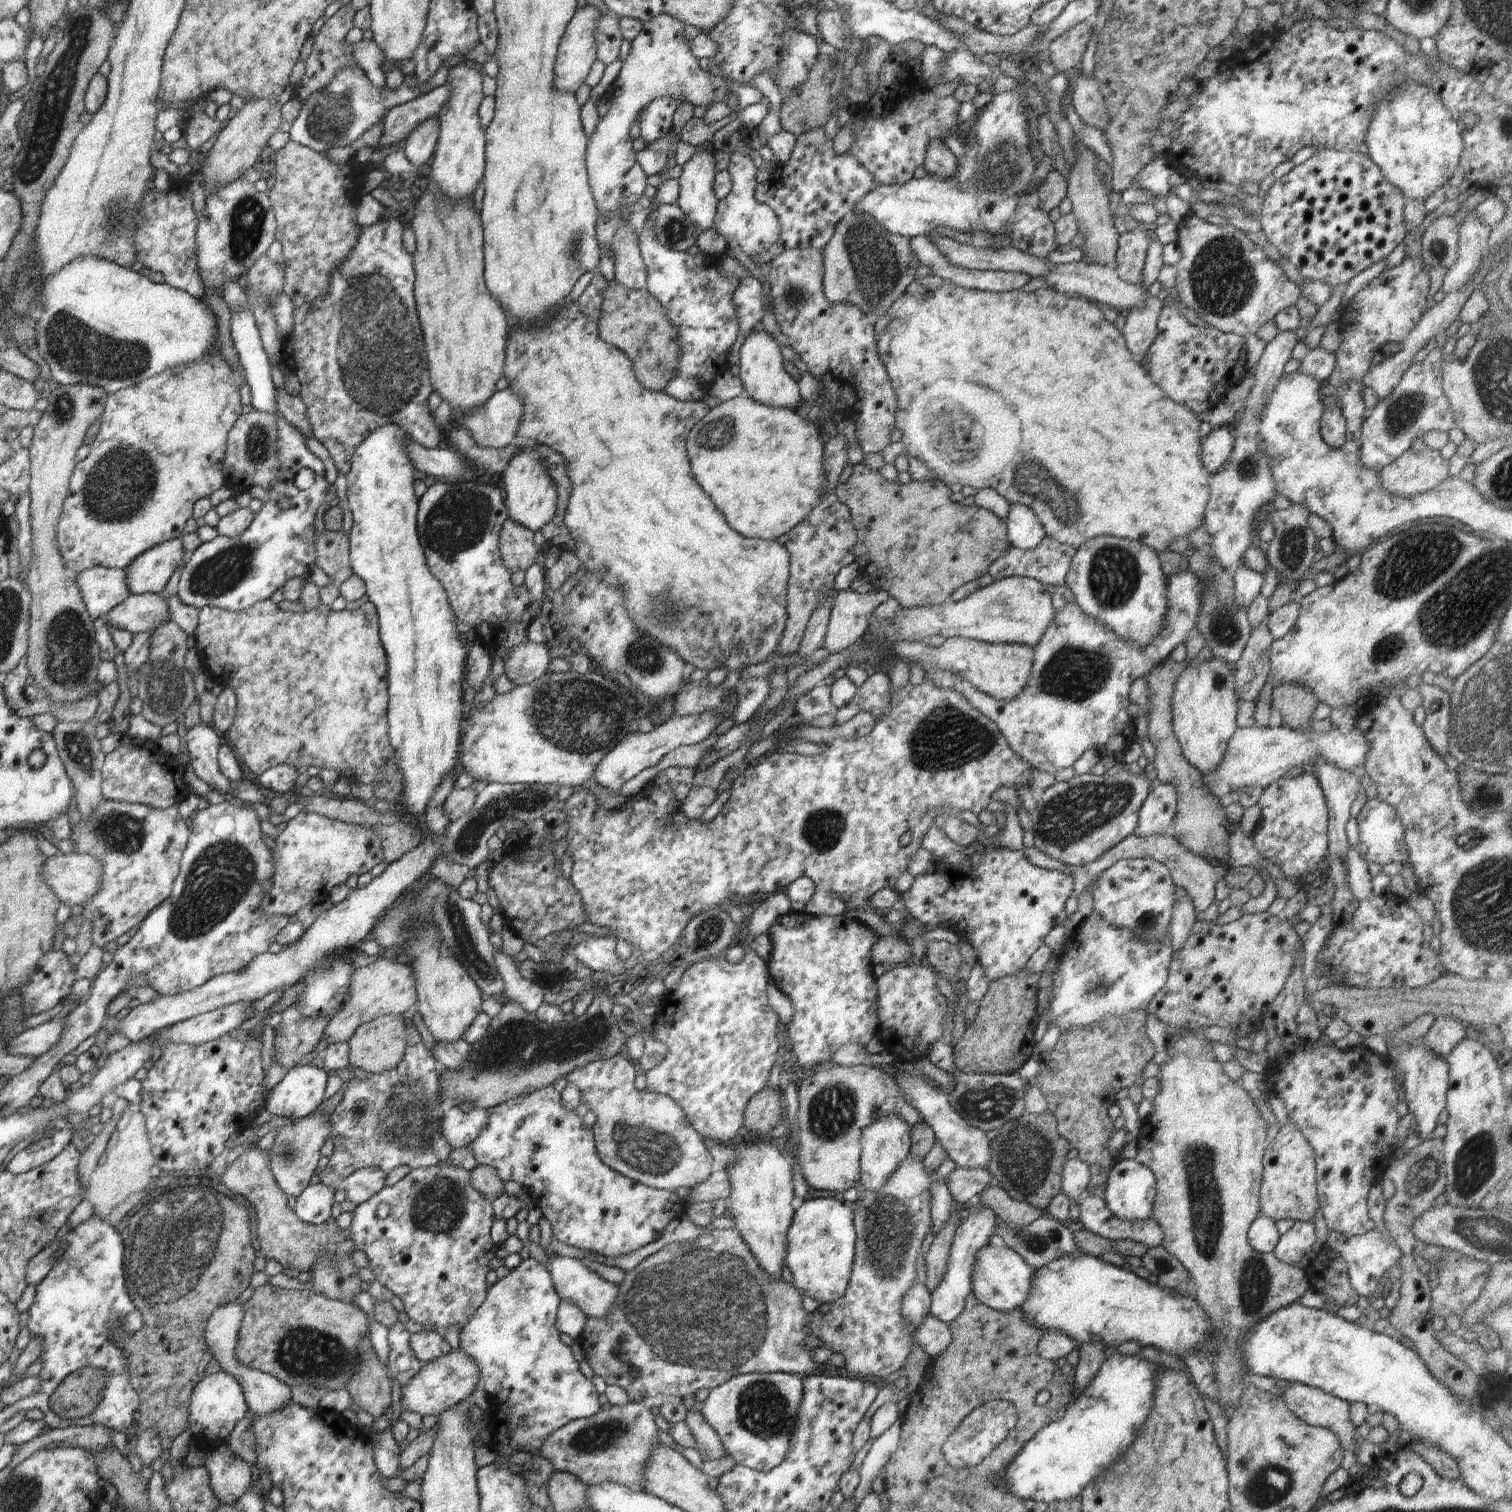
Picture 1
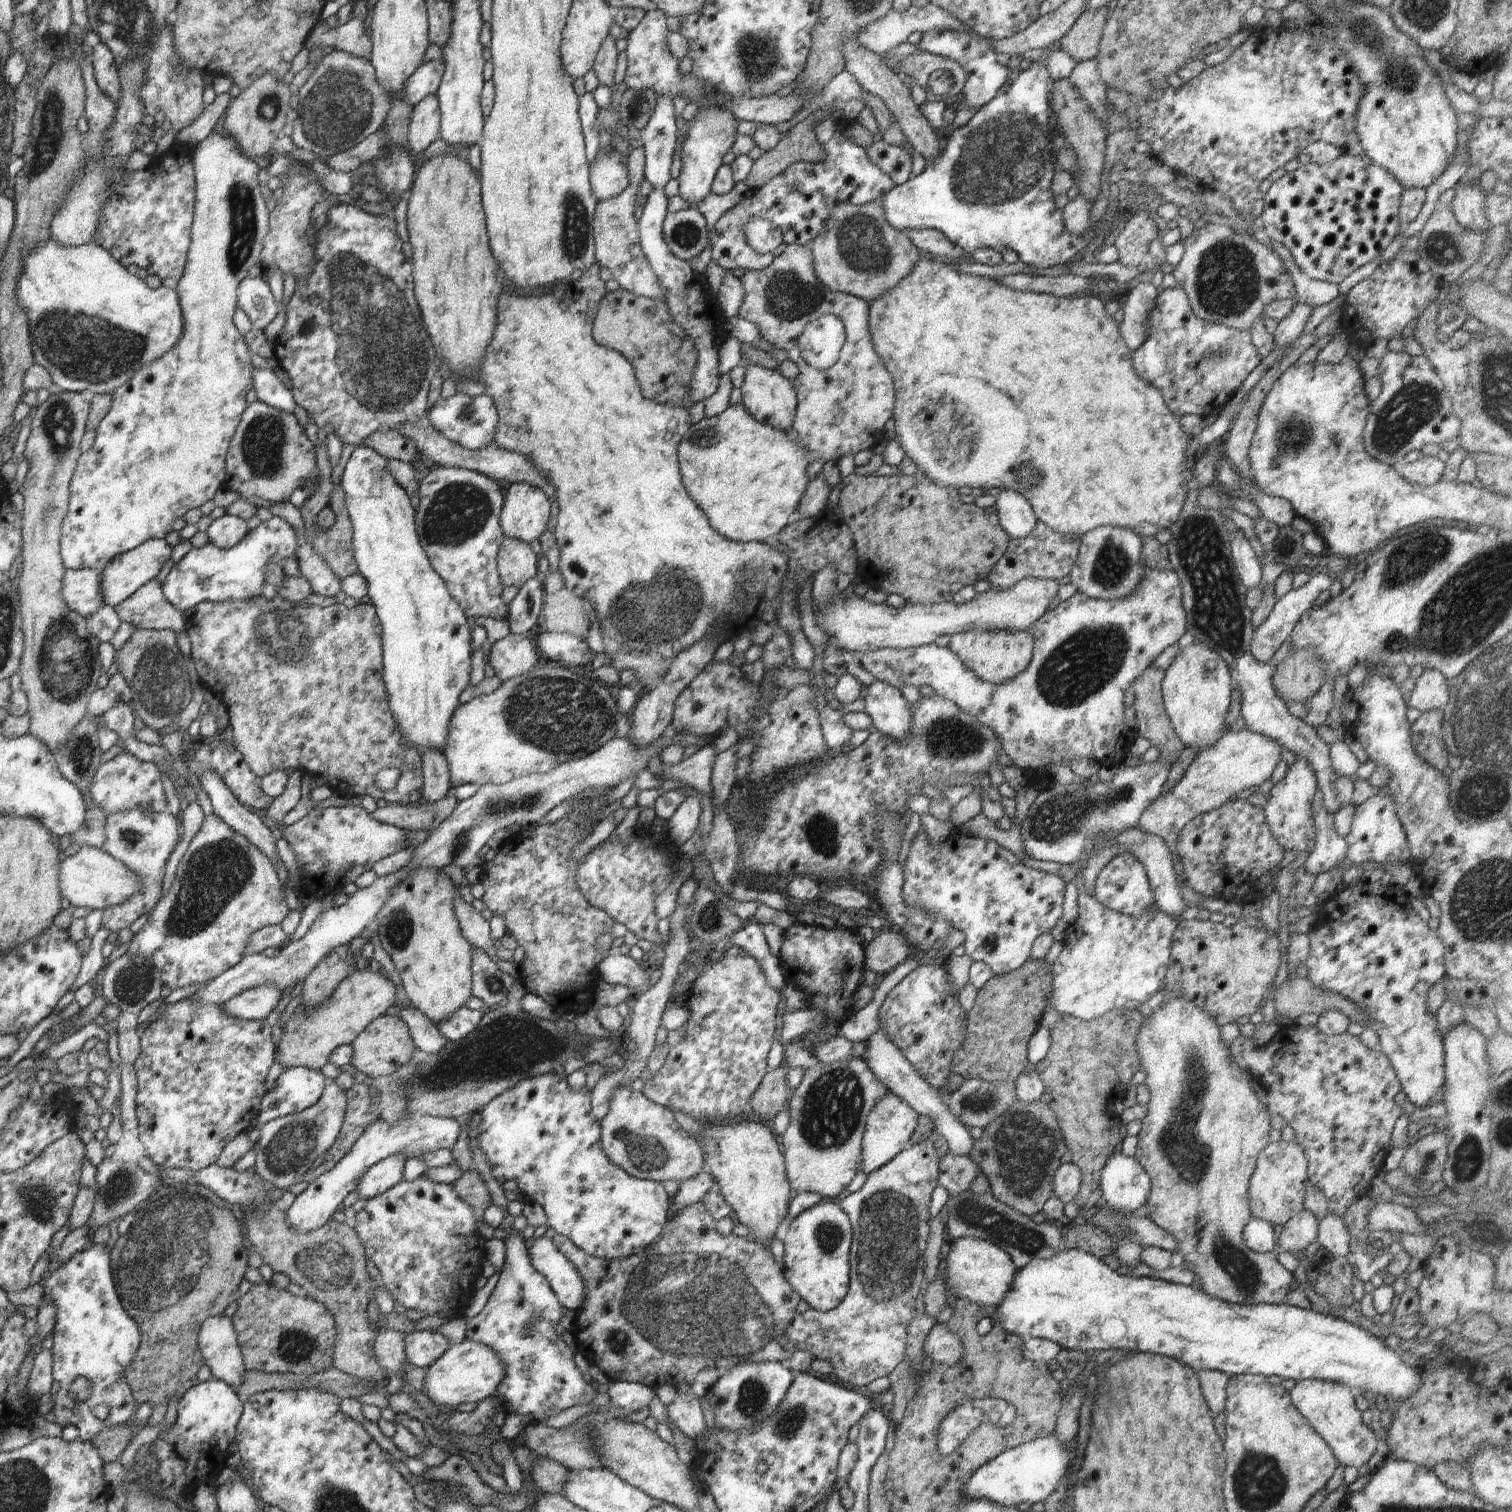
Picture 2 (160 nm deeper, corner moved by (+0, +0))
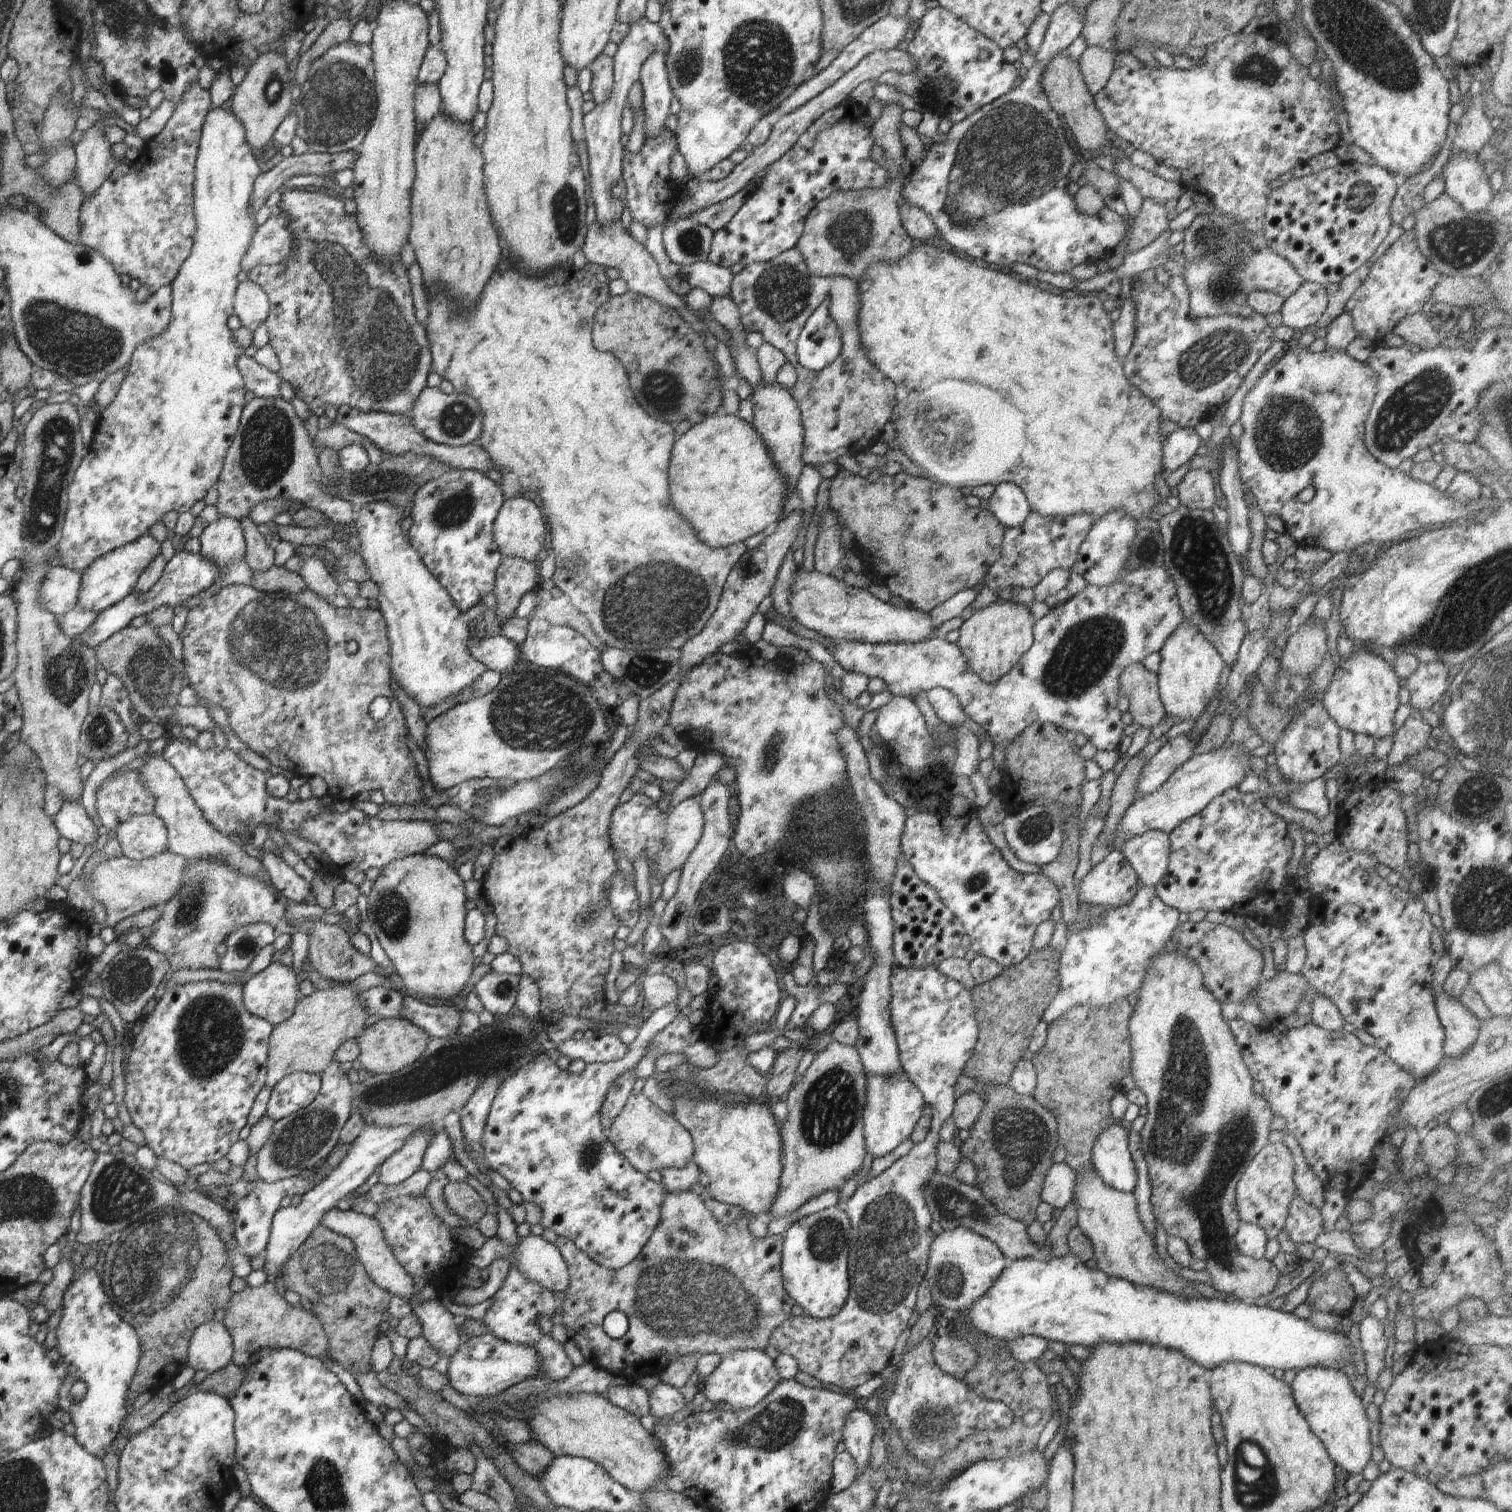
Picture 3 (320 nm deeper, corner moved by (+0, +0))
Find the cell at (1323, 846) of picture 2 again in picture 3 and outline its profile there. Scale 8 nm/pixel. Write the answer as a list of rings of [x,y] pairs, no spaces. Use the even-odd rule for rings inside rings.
[[[1268,765],[1268,782],[1288,795],[1290,805],[1302,811],[1324,818],[1331,813],[1328,797],[1325,793],[1325,780],[1320,777],[1306,784],[1288,784],[1280,778],[1277,765]]]

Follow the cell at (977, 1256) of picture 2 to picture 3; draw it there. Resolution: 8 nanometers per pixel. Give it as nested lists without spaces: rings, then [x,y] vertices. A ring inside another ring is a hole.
[[[954,1228],[933,1236],[929,1250],[926,1286],[932,1294],[935,1309],[964,1312],[974,1300],[980,1300],[992,1284],[1000,1278],[1002,1272],[1013,1262],[1004,1257],[996,1244],[972,1232],[968,1228]]]

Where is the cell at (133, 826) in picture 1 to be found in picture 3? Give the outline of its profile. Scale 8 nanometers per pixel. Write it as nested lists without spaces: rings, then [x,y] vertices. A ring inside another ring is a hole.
[[[155,813],[130,816],[118,826],[115,833],[123,857],[134,861],[142,861],[168,851],[166,824]]]

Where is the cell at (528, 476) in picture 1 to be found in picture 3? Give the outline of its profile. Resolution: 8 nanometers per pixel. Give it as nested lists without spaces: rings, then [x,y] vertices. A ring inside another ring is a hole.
[[[522,495],[506,499],[494,522],[494,542],[500,550],[500,555],[502,557],[518,556],[522,560],[535,562],[538,554],[543,550],[546,540],[545,523],[544,510],[538,508],[532,500],[528,500]]]

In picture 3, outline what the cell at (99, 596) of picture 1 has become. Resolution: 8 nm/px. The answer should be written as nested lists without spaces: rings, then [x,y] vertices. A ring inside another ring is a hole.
[[[63,565],[48,568],[40,586],[40,604],[48,612],[60,615],[78,607],[78,592],[82,584],[82,572],[69,570]]]

